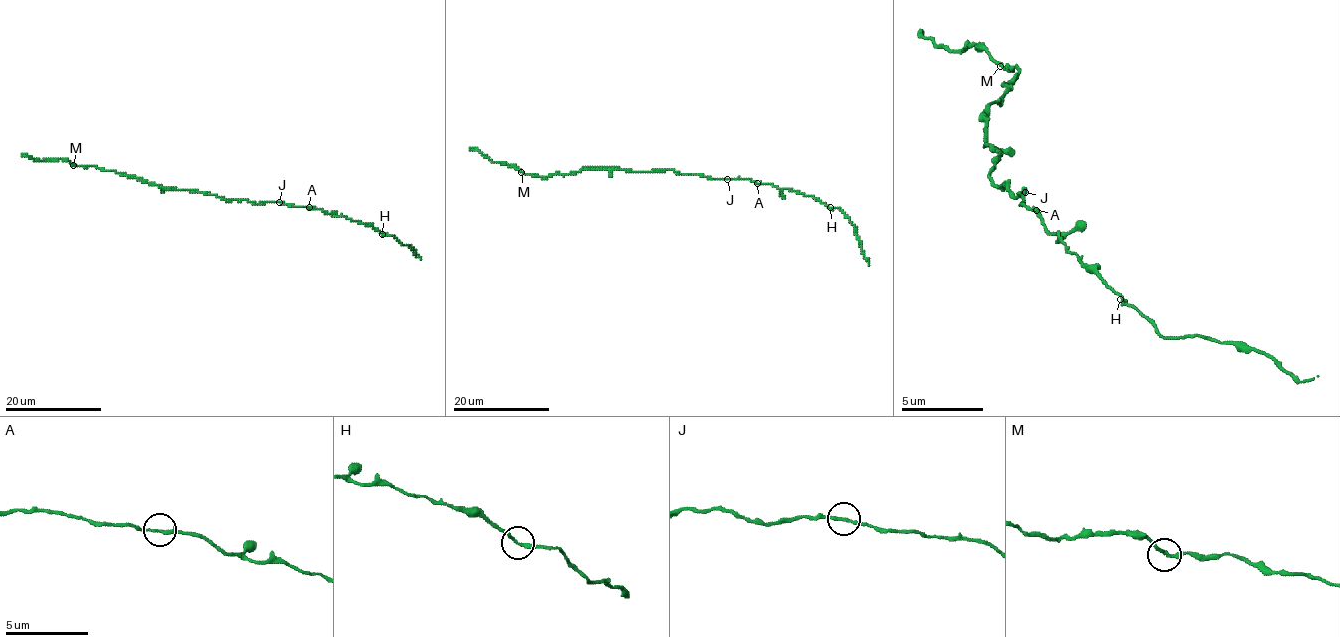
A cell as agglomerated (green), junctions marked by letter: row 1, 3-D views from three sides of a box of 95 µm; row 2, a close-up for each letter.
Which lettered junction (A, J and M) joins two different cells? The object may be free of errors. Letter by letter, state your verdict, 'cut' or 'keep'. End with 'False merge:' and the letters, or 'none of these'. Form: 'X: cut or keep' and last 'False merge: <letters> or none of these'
A: keep
J: keep
M: keep
False merge: none of these

